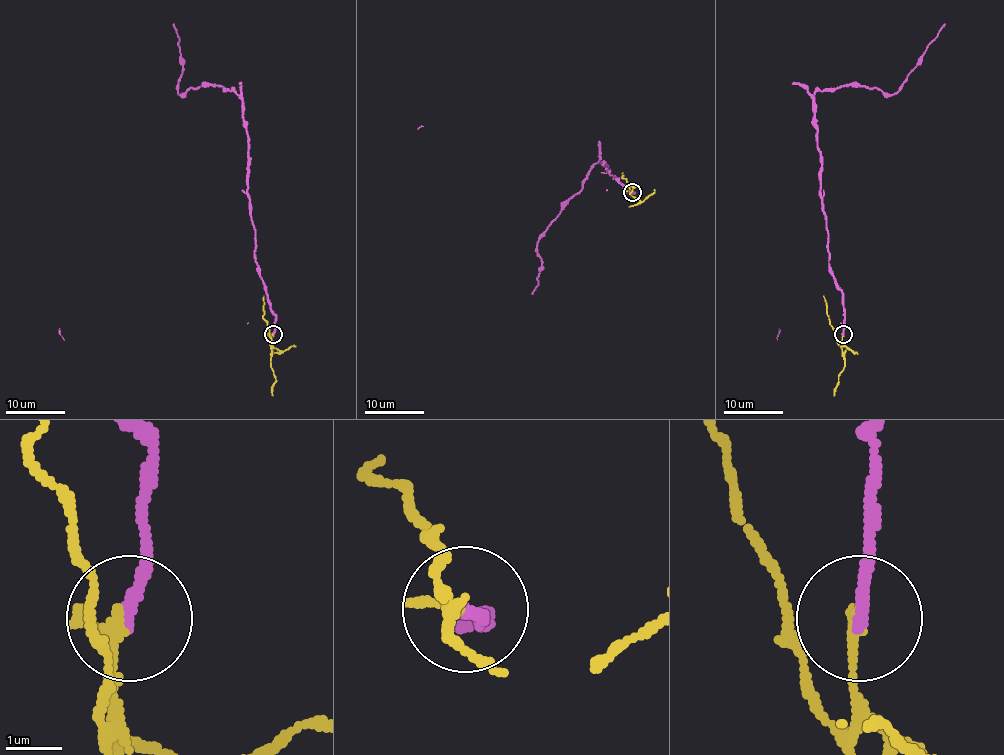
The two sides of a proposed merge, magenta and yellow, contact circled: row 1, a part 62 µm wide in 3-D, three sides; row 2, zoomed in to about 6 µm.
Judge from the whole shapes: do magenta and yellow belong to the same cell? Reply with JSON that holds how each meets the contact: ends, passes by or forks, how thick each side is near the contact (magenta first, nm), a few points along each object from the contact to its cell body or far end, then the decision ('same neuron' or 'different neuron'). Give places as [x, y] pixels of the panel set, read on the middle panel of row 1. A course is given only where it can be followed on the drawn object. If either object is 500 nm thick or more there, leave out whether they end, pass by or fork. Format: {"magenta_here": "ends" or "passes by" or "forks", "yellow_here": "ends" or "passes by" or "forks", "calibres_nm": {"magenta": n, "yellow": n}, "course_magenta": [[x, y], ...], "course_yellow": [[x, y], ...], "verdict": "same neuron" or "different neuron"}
{"magenta_here": "ends", "yellow_here": "ends", "calibres_nm": {"magenta": 240, "yellow": 260}, "course_magenta": [[632, 191], [627, 193], [606, 166], [596, 163], [538, 243], [541, 269], [532, 294]], "course_yellow": [[632, 191], [621, 176], [623, 172]], "verdict": "different neuron"}

